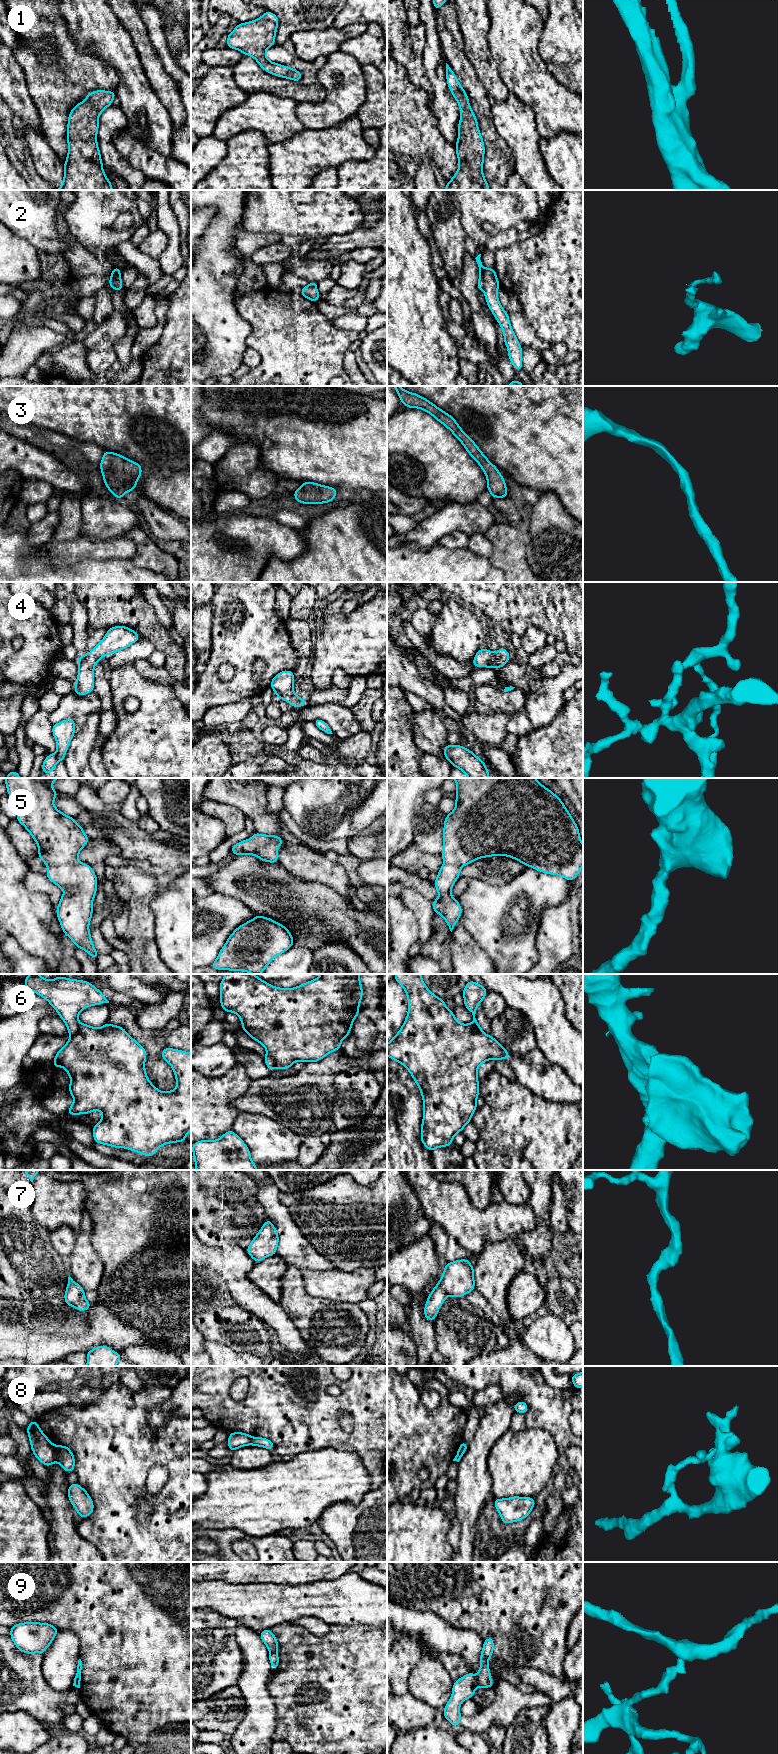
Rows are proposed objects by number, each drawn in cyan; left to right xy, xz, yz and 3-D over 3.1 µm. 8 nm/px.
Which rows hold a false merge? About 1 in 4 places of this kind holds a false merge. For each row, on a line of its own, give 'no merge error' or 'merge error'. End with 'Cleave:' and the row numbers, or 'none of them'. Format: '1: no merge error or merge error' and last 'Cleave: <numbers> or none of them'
1: no merge error
2: merge error
3: no merge error
4: no merge error
5: no merge error
6: merge error
7: no merge error
8: merge error
9: merge error
Cleave: 2, 6, 8, 9

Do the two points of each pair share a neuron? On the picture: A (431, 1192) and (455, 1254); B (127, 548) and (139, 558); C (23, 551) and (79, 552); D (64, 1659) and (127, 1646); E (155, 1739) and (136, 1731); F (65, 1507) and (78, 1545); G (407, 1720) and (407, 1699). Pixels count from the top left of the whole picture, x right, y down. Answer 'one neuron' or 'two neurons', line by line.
A: two neurons
B: two neurons
C: two neurons
D: two neurons
E: two neurons
F: one neuron
G: one neuron

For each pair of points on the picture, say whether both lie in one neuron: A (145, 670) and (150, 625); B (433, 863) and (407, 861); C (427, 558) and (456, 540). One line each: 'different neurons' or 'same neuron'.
A: different neurons
B: same neuron
C: different neurons

